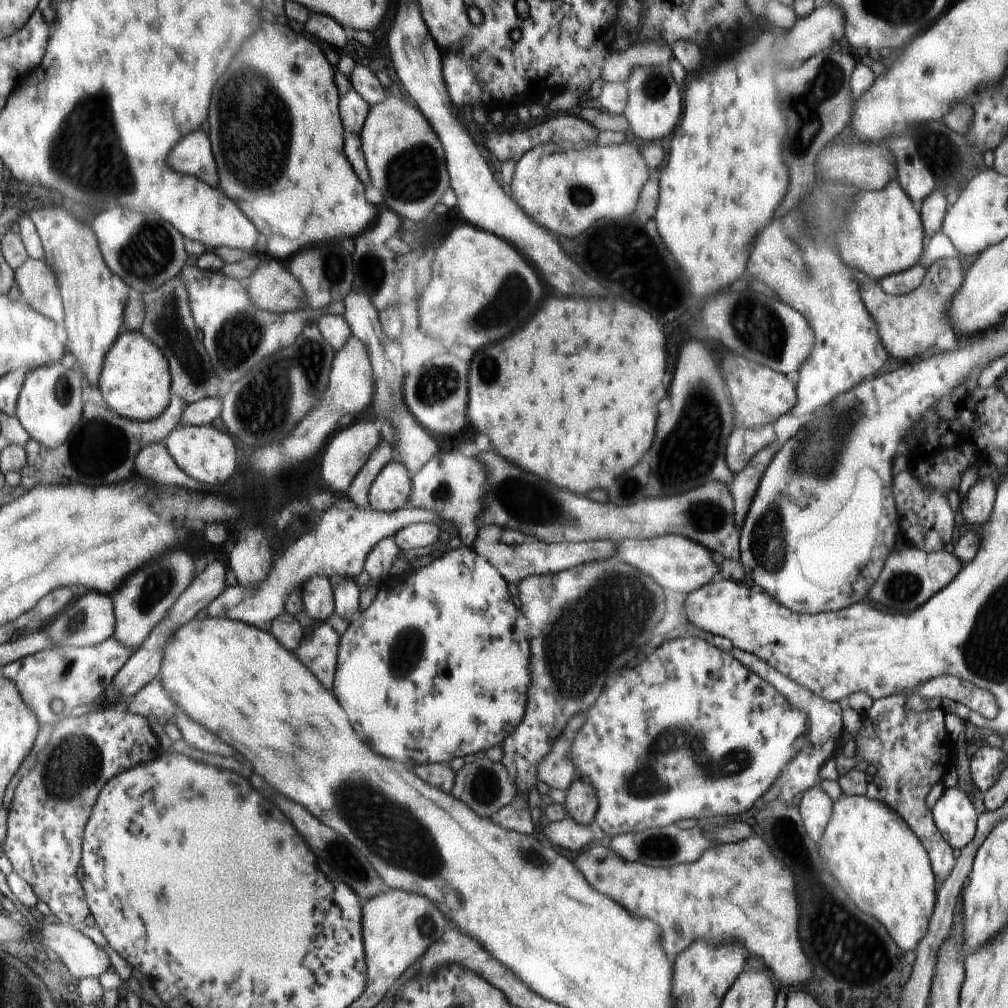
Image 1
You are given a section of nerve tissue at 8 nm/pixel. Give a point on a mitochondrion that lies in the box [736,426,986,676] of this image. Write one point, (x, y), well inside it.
(768, 547)

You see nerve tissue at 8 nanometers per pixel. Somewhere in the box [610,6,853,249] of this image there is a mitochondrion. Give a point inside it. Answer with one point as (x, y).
(807, 106)

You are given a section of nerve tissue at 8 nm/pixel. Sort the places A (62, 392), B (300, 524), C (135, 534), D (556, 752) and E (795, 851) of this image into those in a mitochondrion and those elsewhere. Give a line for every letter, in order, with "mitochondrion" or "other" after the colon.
A: mitochondrion
B: mitochondrion
C: other
D: other
E: other

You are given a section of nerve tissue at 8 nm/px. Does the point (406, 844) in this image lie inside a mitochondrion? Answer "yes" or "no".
yes

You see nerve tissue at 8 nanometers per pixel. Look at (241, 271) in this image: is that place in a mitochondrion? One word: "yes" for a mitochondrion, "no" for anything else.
no

